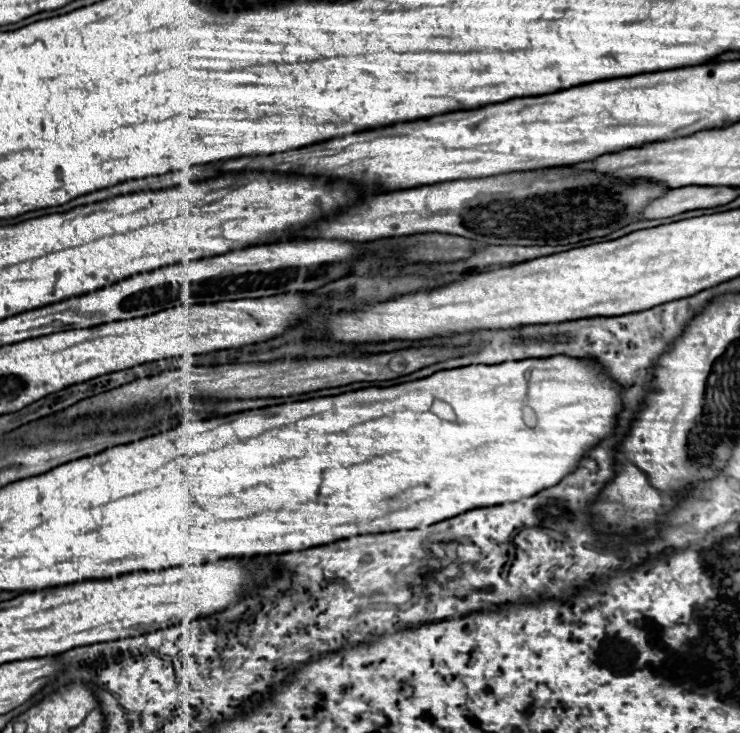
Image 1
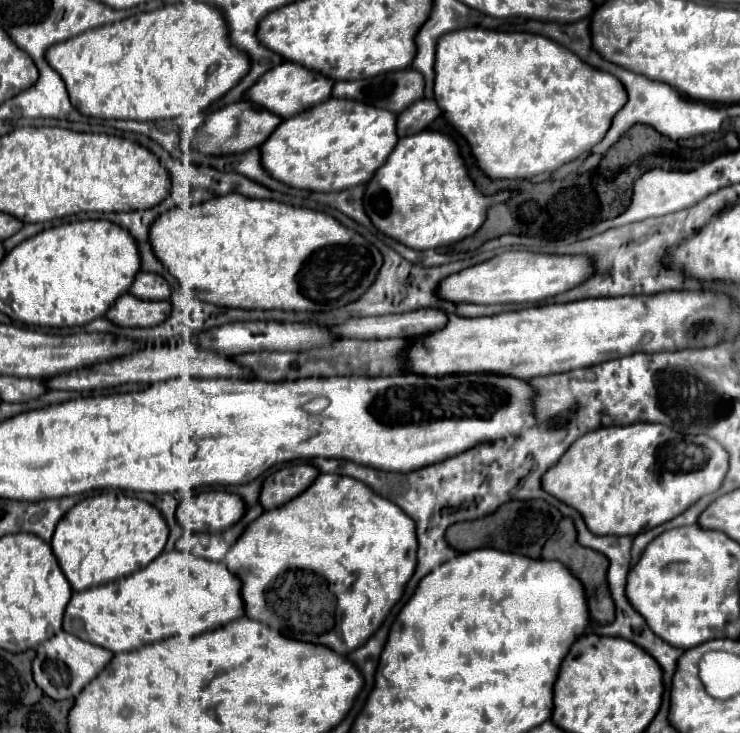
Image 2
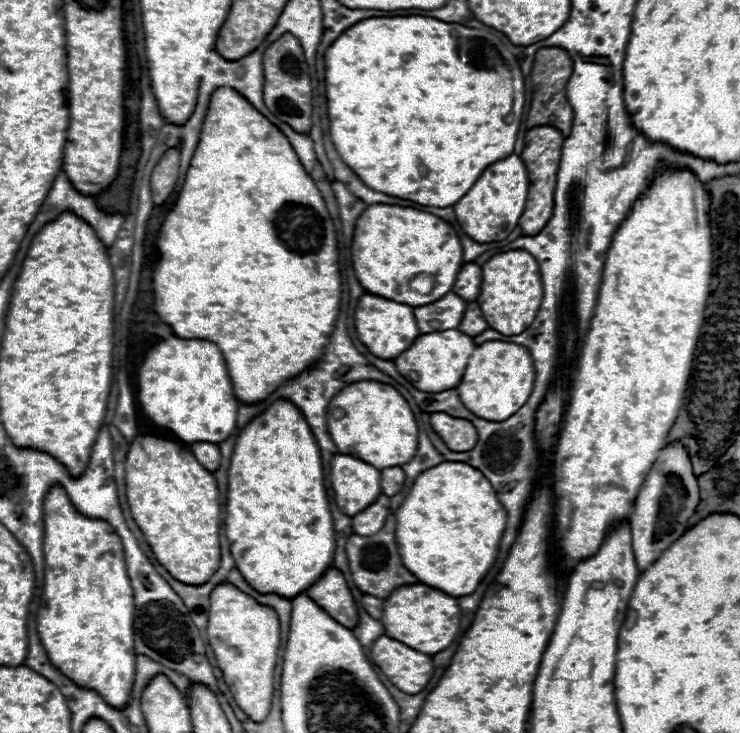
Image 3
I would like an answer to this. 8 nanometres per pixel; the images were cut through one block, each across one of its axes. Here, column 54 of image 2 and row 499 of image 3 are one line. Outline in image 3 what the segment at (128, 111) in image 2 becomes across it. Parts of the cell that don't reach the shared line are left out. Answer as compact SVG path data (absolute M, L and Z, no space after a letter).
M54 484L44 500L44 600L38 608L36 628L48 658L78 686L104 696L114 708L124 708L134 680L134 596L124 564L122 542L116 530L102 518L88 518L76 510L66 490Z

